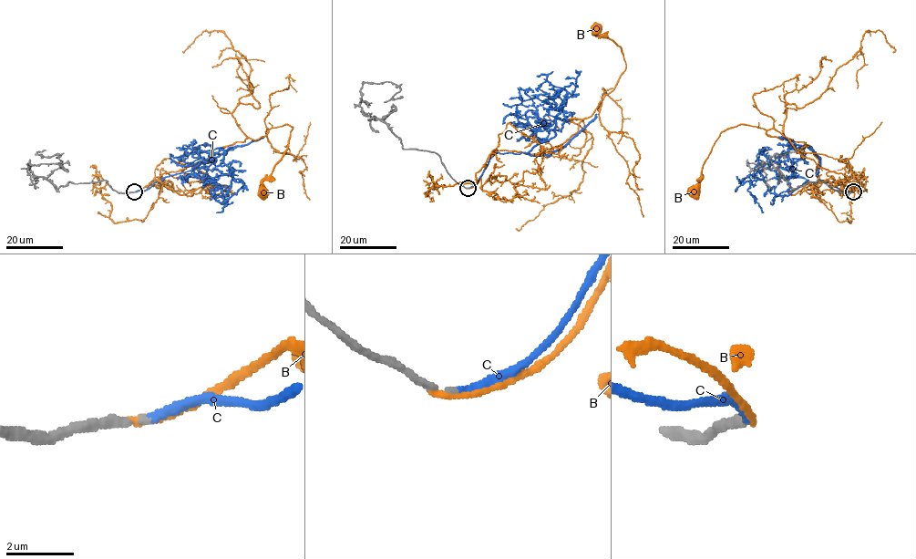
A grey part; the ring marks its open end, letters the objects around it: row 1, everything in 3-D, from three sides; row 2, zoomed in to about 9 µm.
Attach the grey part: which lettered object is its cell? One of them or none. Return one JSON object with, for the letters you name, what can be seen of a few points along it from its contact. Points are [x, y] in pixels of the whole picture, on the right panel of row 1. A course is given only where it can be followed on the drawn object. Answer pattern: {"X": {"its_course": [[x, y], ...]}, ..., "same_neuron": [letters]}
{"C": {"its_course": [[852, 191], [818, 179], [817, 170], [787, 195], [772, 193], [755, 169], [756, 154], [764, 147]]}, "same_neuron": ["C"]}

